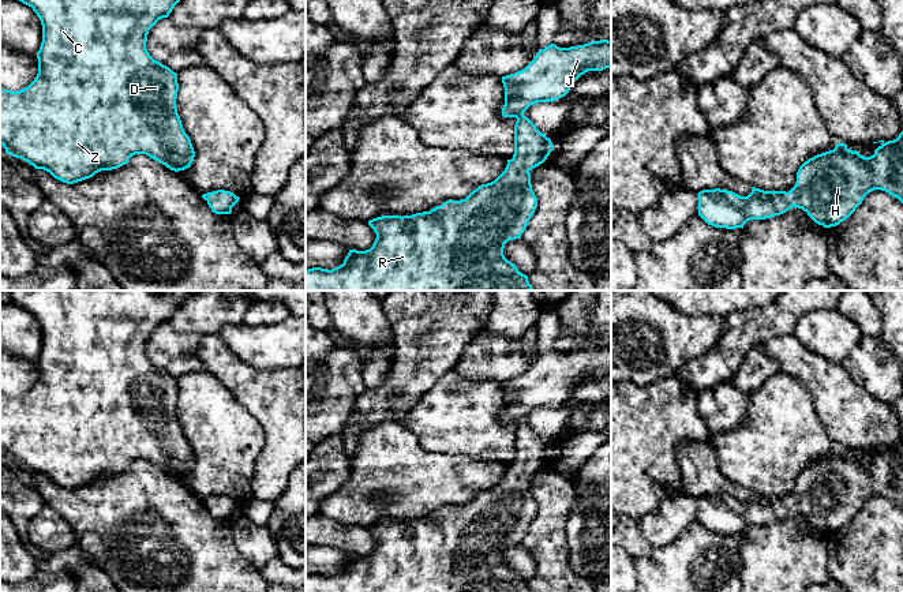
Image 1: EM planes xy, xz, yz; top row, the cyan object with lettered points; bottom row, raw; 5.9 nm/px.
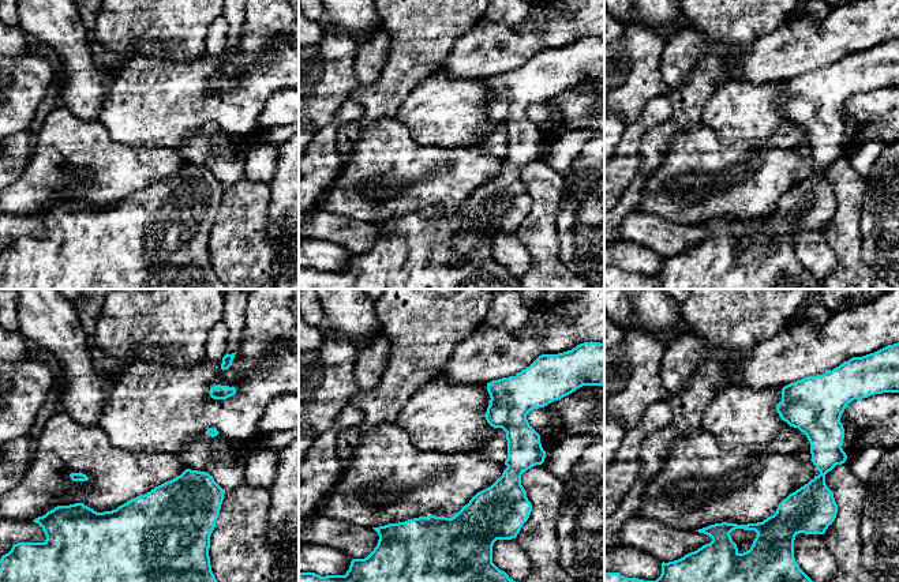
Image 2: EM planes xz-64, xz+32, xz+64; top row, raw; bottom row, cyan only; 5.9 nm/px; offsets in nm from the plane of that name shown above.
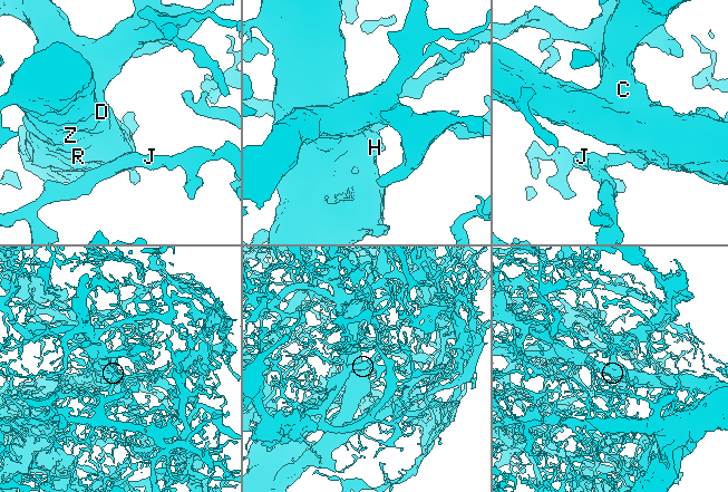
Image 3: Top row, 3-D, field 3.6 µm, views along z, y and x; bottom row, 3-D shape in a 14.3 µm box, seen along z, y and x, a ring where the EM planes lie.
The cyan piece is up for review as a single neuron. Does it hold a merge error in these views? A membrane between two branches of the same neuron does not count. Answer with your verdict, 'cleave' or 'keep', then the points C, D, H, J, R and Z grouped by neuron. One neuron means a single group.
keep; groups C D H J R Z

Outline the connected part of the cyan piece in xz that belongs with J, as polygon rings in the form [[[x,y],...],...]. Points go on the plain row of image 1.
[[[591,346],[559,353],[539,355],[521,376],[502,382],[505,393],[503,423],[516,423],[514,460],[505,476],[491,488],[482,490],[465,505],[449,505],[430,517],[412,521],[382,521],[368,527],[376,539],[370,555],[349,555],[344,569],[327,576],[306,576],[306,592],[532,592],[503,561],[509,546],[521,544],[537,513],[531,476],[543,469],[554,450],[524,417],[536,408],[565,402],[570,391],[588,376],[611,374],[611,346]]]

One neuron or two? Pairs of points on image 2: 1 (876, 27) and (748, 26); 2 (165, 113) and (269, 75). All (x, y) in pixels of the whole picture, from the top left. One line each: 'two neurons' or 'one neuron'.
1: two neurons
2: one neuron

